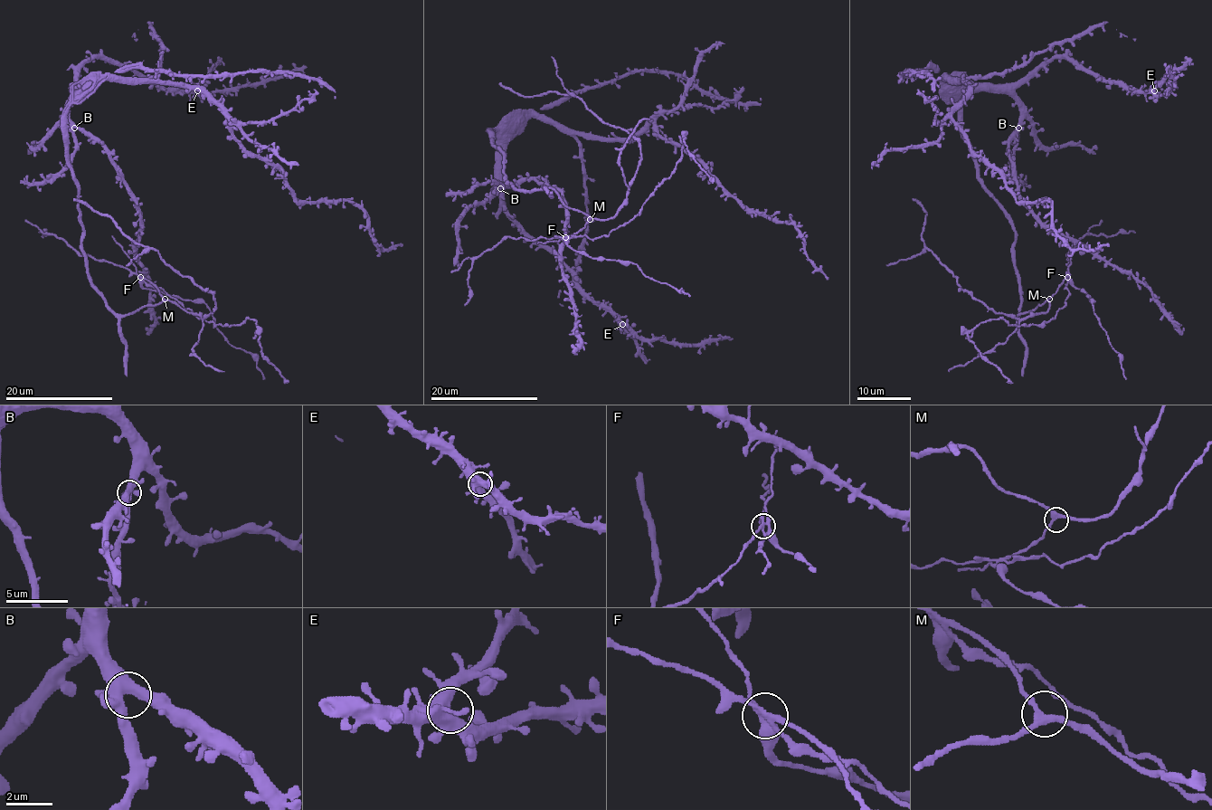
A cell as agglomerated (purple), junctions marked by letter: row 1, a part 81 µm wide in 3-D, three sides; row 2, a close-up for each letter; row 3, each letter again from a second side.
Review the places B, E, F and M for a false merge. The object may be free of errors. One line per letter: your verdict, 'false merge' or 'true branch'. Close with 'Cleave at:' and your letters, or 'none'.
B: true branch
E: true branch
F: false merge
M: true branch
Cleave at: F

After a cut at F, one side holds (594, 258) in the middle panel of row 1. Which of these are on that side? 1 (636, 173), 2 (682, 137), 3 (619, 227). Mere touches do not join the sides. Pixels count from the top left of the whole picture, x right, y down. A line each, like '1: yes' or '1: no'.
1: no
2: yes
3: yes

